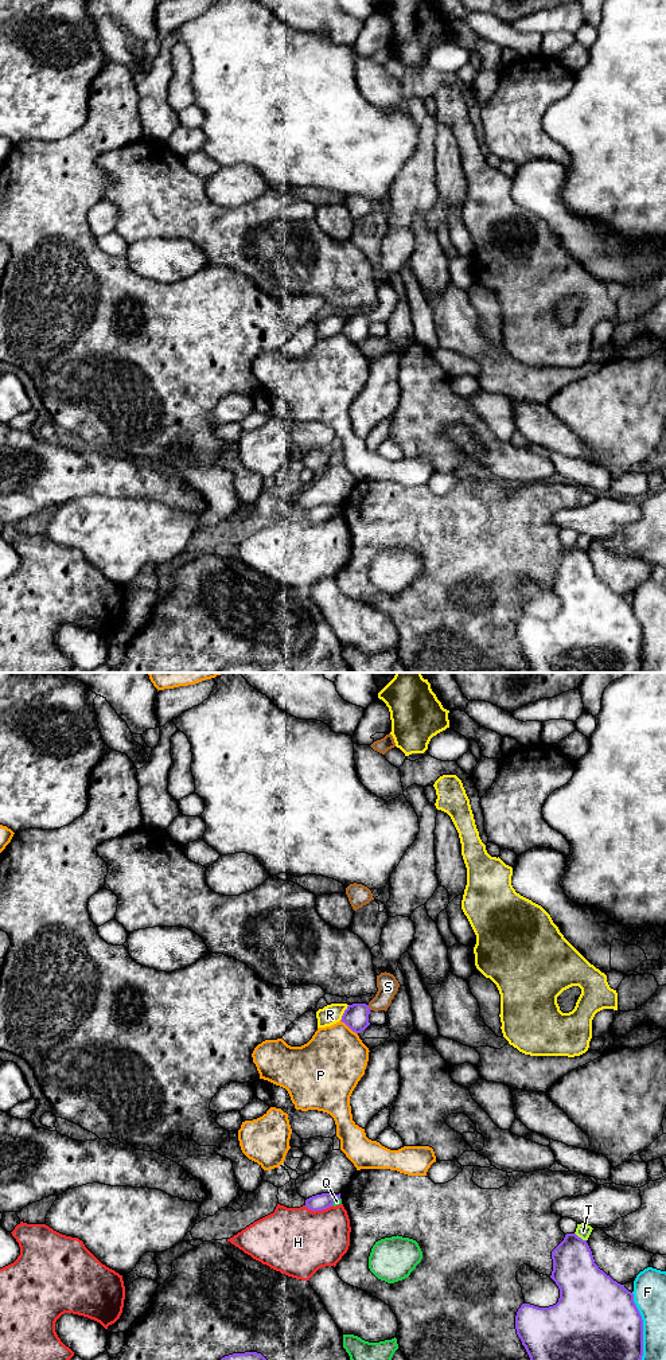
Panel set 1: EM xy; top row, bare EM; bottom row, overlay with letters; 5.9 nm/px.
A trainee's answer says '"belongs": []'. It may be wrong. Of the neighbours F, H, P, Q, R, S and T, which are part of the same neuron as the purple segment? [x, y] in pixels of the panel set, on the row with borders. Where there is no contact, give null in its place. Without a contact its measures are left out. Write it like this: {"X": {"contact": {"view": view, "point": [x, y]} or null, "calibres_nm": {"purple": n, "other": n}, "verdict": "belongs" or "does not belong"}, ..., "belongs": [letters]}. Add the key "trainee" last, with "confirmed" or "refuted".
{"F": {"contact": {"view": "xy", "point": [642, 1327]}, "calibres_nm": {"purple": 460, "other": 190}, "verdict": "does not belong"}, "H": {"contact": {"view": "xy", "point": [319, 1210]}, "calibres_nm": {"purple": 100, "other": 400}, "verdict": "does not belong"}, "P": {"contact": {"view": "xy", "point": [349, 1027]}, "calibres_nm": {"purple": 150, "other": 380}, "verdict": "does not belong"}, "Q": {"contact": {"view": "xy", "point": [335, 1197]}, "calibres_nm": {"purple": 100, "other": 50}, "verdict": "does not belong"}, "R": {"contact": {"view": "xy", "point": [343, 1013]}, "calibres_nm": {"purple": 150, "other": 120}, "verdict": "does not belong"}, "S": {"contact": {"view": "xy", "point": [369, 1008]}, "calibres_nm": {"purple": 150, "other": 130}, "verdict": "belongs"}, "T": {"contact": {"view": "xy", "point": [580, 1238]}, "calibres_nm": {"purple": 280, "other": 90}, "verdict": "does not belong"}, "belongs": ["S"], "trainee": "refuted"}

